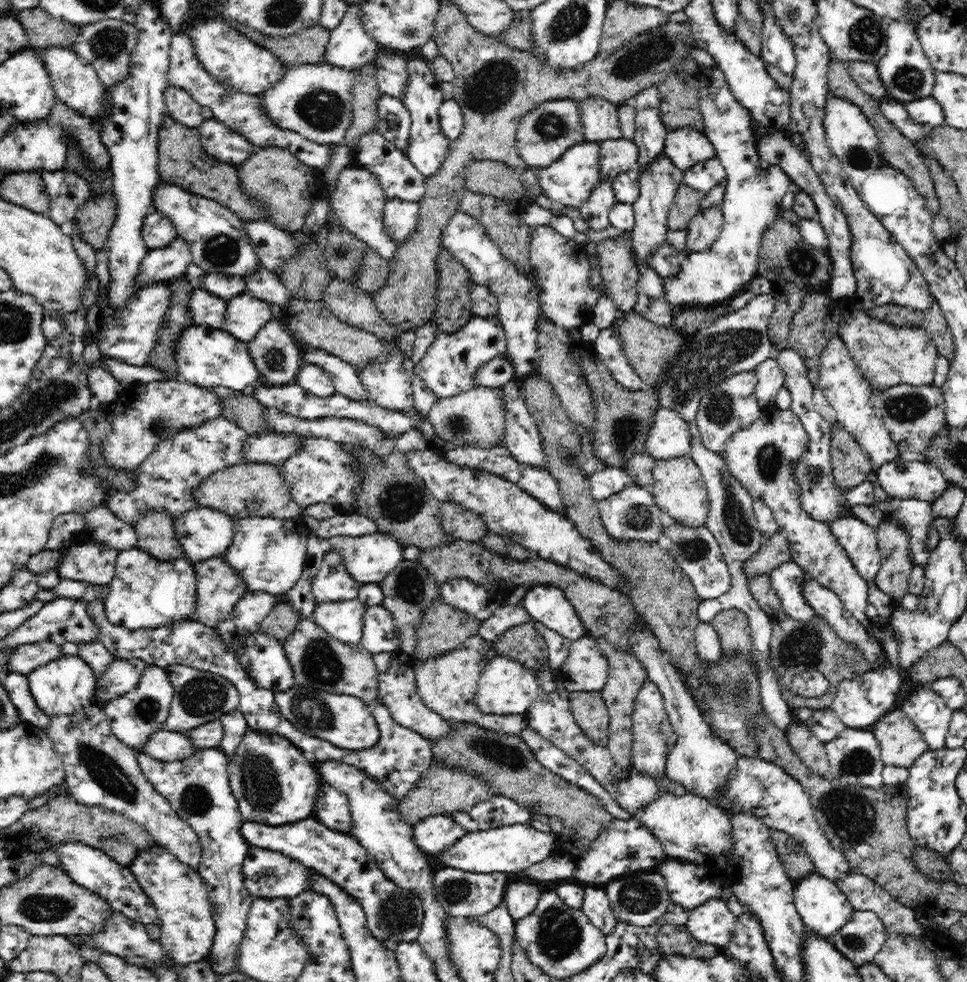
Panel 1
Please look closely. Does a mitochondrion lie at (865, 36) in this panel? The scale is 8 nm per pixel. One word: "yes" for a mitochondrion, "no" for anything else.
yes

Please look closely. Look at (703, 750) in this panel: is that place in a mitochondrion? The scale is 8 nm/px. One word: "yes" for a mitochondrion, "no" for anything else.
no

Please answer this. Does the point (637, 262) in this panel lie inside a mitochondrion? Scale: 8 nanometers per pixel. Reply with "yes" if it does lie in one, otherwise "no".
no

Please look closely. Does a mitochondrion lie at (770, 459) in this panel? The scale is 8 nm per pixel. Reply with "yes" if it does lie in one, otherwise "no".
yes

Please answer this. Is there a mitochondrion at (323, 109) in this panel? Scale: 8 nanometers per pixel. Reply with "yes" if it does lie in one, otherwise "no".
yes

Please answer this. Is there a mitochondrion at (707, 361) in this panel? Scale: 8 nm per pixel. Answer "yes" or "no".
yes

